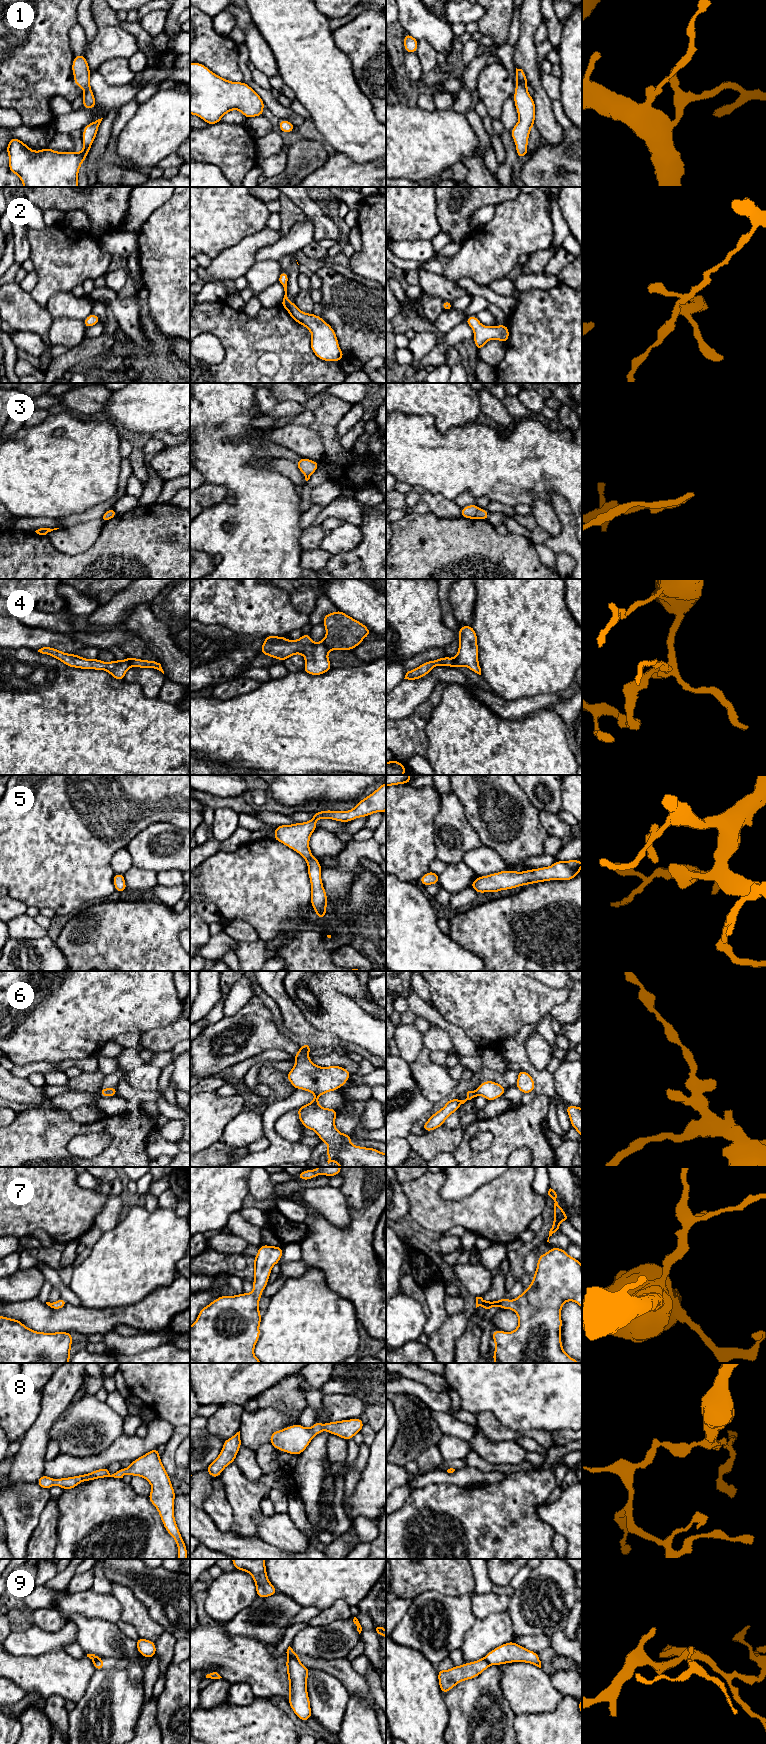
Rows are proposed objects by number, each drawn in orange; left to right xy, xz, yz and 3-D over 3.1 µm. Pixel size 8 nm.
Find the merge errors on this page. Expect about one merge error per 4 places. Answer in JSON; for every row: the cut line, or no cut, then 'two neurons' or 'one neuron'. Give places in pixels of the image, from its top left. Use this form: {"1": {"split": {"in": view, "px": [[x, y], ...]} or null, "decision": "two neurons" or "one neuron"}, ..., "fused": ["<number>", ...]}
{"1": {"split": null, "decision": "one neuron"}, "2": {"split": null, "decision": "one neuron"}, "3": {"split": {"in": "yz", "px": [[478, 508], [475, 517]]}, "decision": "two neurons"}, "4": {"split": {"in": "xz", "px": [[323, 640], [329, 649]]}, "decision": "two neurons"}, "5": {"split": null, "decision": "one neuron"}, "6": {"split": null, "decision": "one neuron"}, "7": {"split": null, "decision": "one neuron"}, "8": {"split": null, "decision": "one neuron"}, "9": {"split": {"in": "xz", "px": [[288, 1656], [298, 1660]]}, "decision": "two neurons"}, "fused": ["3", "4", "9"]}

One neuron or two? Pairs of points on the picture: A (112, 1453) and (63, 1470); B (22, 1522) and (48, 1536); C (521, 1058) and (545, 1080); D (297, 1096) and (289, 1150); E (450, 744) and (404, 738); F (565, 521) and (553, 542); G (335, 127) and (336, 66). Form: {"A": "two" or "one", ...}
{"A": "one", "B": "two", "C": "one", "D": "one", "E": "two", "F": "one", "G": "one"}

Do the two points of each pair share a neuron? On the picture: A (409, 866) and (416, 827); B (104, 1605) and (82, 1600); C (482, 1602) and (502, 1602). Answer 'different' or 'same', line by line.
A: same
B: same
C: same

